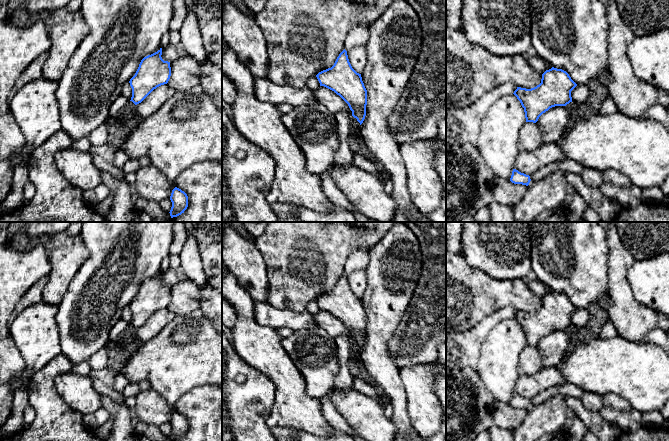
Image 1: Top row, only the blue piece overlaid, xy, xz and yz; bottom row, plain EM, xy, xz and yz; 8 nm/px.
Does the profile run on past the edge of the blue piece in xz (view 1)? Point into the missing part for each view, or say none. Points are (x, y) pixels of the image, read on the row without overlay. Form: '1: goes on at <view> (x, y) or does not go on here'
1: does not go on here

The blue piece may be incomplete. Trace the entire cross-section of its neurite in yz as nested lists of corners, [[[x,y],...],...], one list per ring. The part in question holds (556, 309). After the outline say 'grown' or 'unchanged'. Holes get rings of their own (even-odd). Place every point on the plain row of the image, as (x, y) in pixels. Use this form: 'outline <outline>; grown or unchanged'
outline [[[552,291],[542,298],[539,309],[531,313],[517,311],[513,318],[524,332],[526,346],[536,347],[550,332],[572,326],[571,315],[576,310],[566,295]]]; unchanged

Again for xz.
outline [[[344,273],[331,292],[316,299],[320,310],[324,310],[339,319],[349,330],[352,340],[360,349],[366,340],[367,314],[361,298],[351,290],[347,275]]]; unchanged

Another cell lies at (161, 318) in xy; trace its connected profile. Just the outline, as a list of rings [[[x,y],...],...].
[[[167,308],[157,311],[141,327],[136,329],[136,338],[141,343],[148,342],[174,318],[175,315]]]

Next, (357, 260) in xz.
[[[357,249],[353,251],[347,258],[345,263],[345,274],[349,274],[366,269],[370,261],[369,251],[366,249]]]

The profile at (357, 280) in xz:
[[[365,269],[357,270],[347,276],[352,292],[362,298],[367,287],[367,276]]]

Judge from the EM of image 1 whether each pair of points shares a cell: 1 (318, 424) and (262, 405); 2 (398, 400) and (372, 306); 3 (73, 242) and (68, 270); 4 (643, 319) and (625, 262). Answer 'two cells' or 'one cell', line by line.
1: two cells
2: one cell
3: one cell
4: one cell

